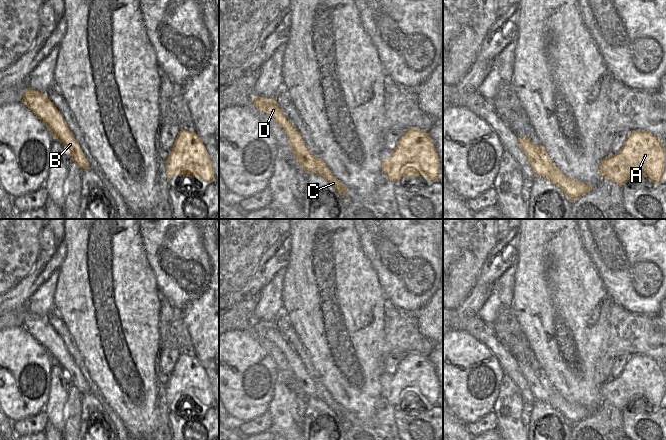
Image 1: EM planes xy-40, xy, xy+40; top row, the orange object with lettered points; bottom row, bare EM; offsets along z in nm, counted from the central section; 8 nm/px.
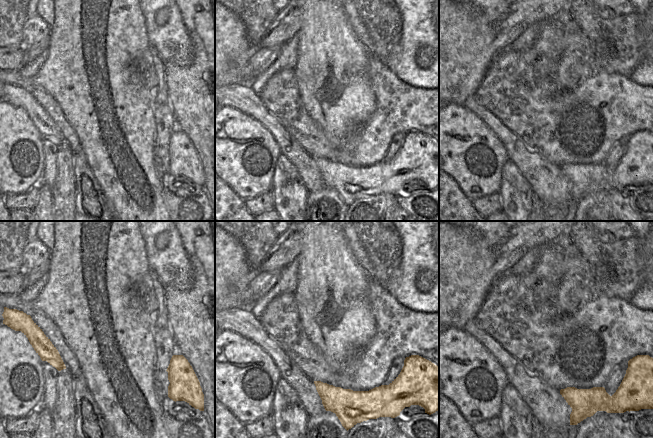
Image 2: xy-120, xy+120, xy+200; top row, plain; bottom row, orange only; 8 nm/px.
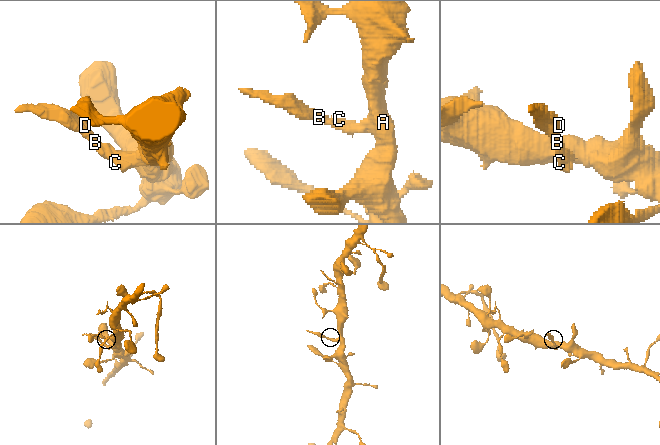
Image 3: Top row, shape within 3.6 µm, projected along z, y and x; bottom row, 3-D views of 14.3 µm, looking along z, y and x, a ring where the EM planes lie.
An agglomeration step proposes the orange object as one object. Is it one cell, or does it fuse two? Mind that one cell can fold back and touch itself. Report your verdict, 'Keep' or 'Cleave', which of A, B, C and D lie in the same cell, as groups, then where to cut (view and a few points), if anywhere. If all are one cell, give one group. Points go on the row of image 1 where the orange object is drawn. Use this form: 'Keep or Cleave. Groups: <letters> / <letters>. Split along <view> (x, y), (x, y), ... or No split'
Keep. Groups: A B C D. No split.

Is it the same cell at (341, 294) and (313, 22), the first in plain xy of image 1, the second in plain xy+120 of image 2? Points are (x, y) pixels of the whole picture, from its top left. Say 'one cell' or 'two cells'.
one cell

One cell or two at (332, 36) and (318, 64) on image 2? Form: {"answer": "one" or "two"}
{"answer": "one"}

